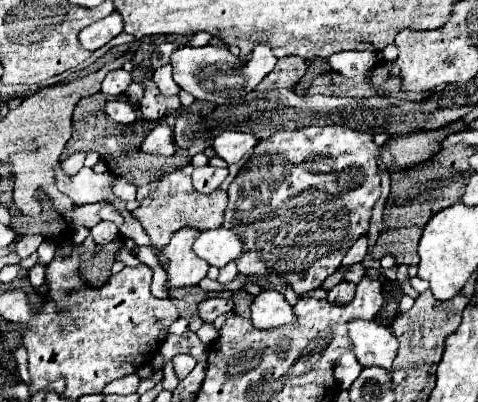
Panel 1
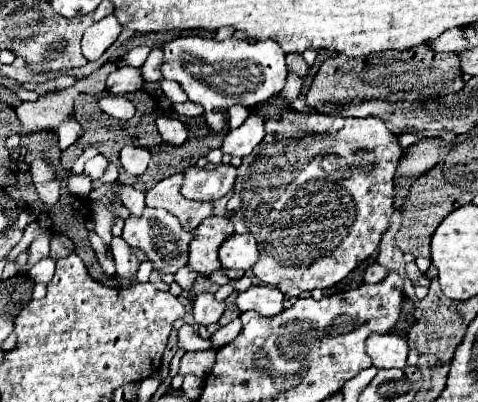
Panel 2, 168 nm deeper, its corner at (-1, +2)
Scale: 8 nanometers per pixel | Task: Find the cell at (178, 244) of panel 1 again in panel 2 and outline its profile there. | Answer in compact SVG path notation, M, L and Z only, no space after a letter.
M225 216L205 218L195 228L195 238L189 246L187 266L201 276L207 276L213 270L219 270L221 262L217 258L217 248L231 234L233 234L233 226L229 224L229 220Z

